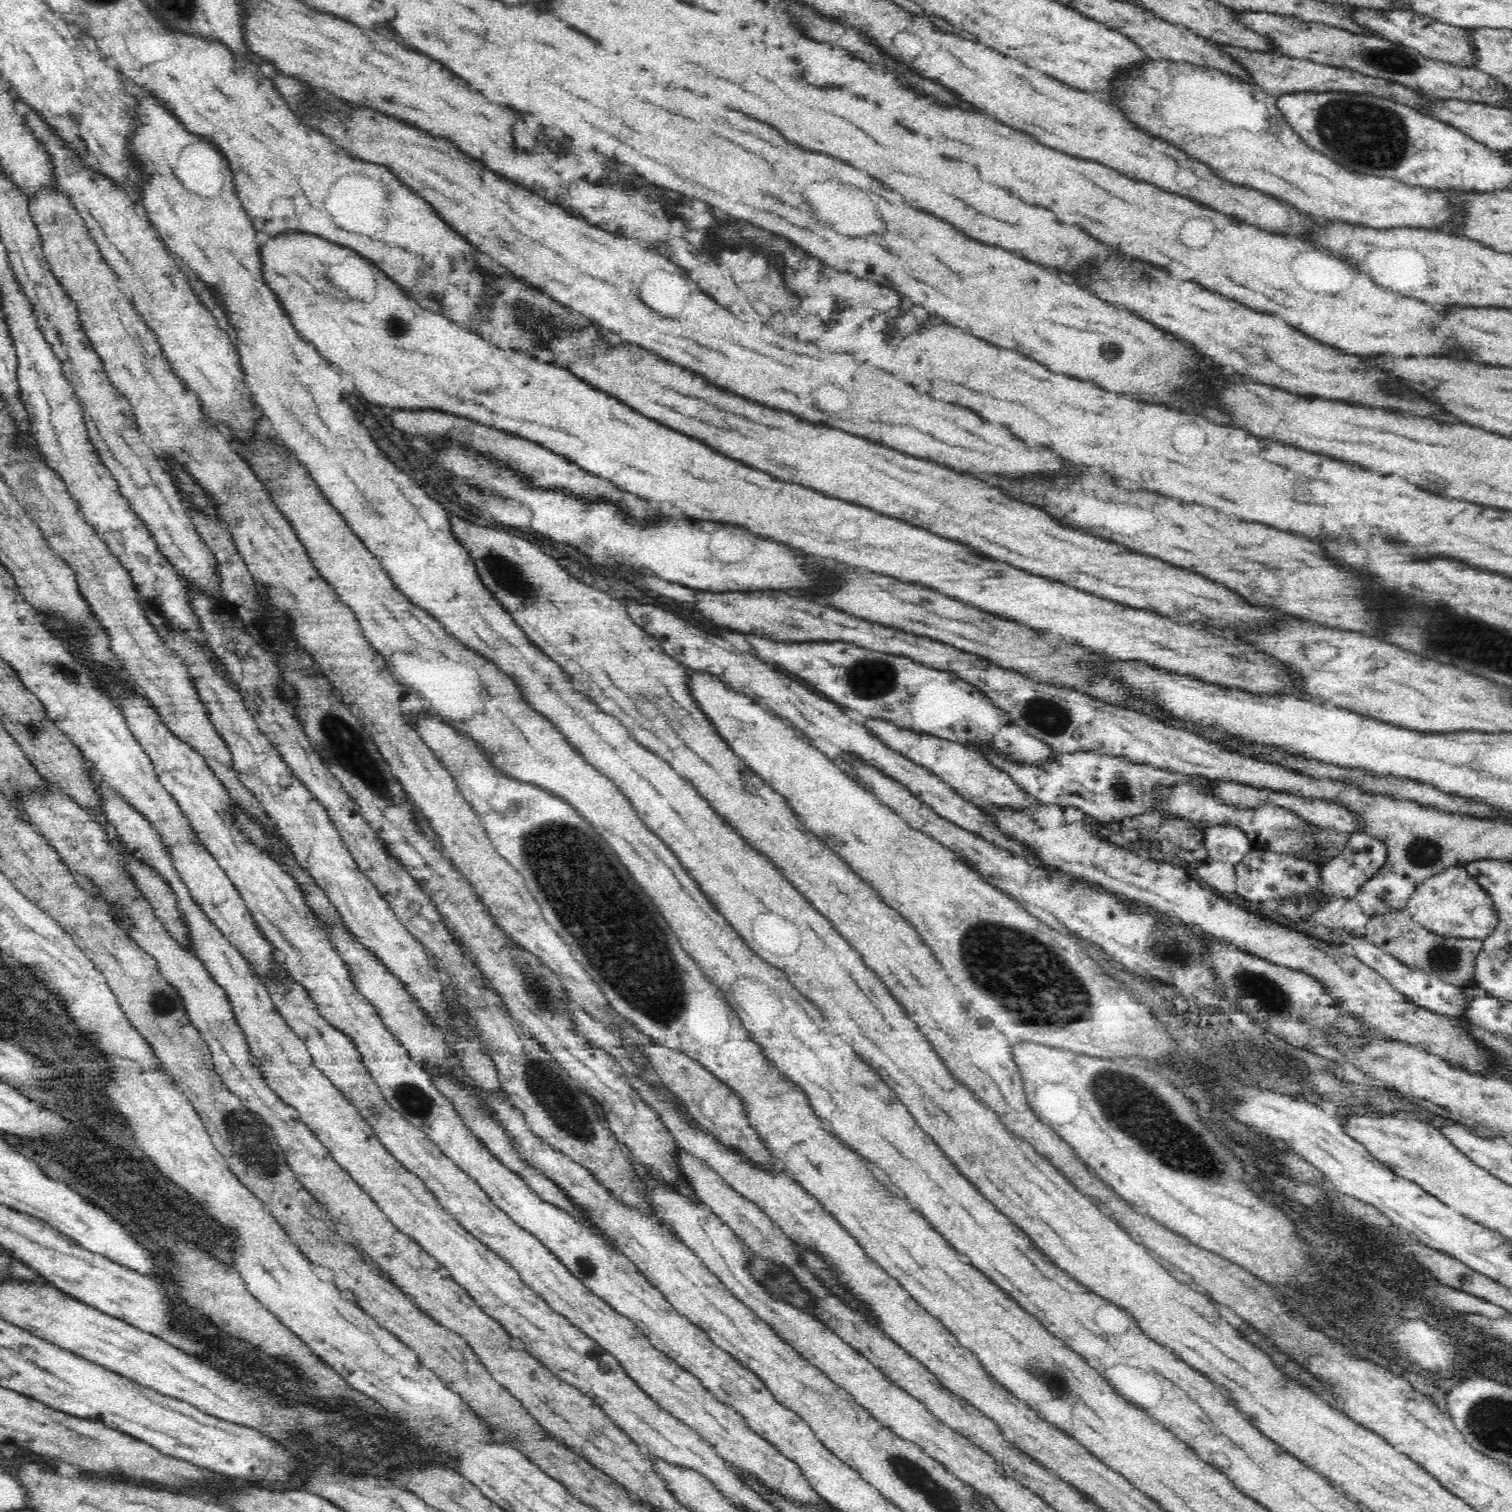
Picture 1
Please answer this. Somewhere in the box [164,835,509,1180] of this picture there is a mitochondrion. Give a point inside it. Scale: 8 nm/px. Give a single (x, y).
(248, 1137)

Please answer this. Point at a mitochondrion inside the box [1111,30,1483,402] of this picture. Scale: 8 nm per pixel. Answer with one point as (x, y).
(1360, 131)

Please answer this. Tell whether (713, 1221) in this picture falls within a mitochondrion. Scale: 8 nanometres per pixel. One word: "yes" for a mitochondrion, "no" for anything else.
no

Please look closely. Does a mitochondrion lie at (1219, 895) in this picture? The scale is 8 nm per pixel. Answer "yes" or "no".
no

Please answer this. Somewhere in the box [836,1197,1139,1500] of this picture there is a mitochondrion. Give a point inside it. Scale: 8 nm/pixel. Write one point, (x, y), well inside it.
(1055, 1381)

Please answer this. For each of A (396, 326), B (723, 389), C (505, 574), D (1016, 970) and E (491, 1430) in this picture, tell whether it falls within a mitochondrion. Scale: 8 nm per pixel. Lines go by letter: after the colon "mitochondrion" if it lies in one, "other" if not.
A: mitochondrion
B: other
C: mitochondrion
D: mitochondrion
E: other

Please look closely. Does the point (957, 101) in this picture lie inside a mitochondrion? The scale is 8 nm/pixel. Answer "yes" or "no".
no

